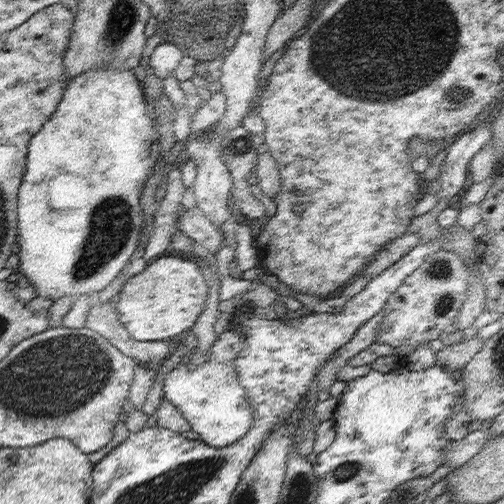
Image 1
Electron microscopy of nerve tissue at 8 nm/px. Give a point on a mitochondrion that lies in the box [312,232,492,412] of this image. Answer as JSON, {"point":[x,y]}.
{"point":[441,270]}

